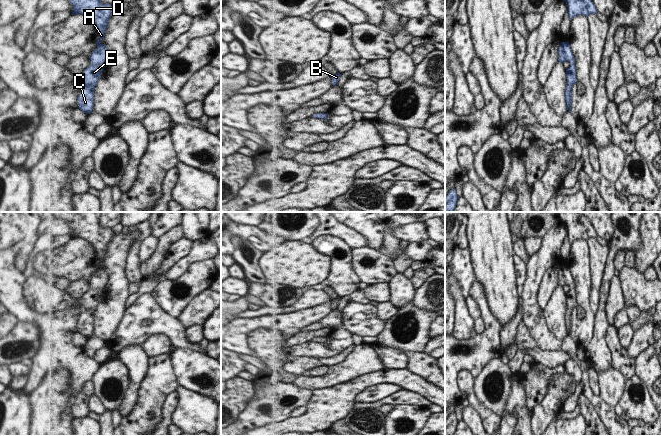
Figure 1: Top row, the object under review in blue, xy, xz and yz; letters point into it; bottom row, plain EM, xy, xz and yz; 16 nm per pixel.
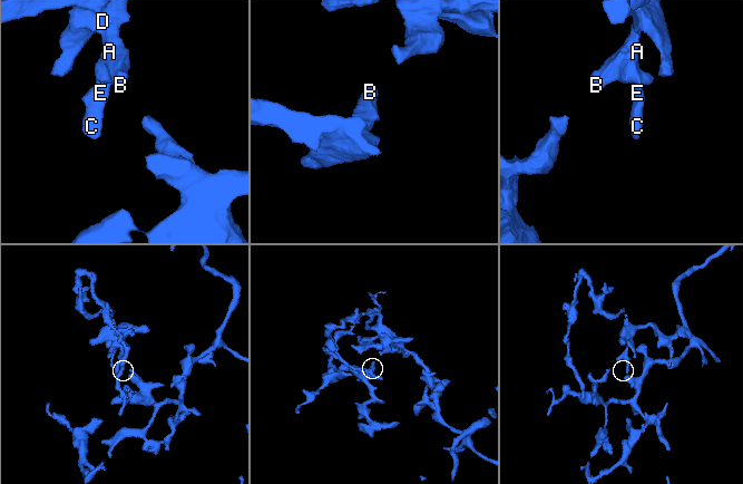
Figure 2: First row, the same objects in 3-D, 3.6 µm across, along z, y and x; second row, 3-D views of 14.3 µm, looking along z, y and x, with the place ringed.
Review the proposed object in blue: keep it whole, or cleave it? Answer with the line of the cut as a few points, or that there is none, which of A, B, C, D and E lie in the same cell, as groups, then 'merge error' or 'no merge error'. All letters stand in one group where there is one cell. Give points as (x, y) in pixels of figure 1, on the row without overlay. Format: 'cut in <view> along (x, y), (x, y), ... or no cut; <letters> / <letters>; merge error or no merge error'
no cut; A B C D E; no merge error

